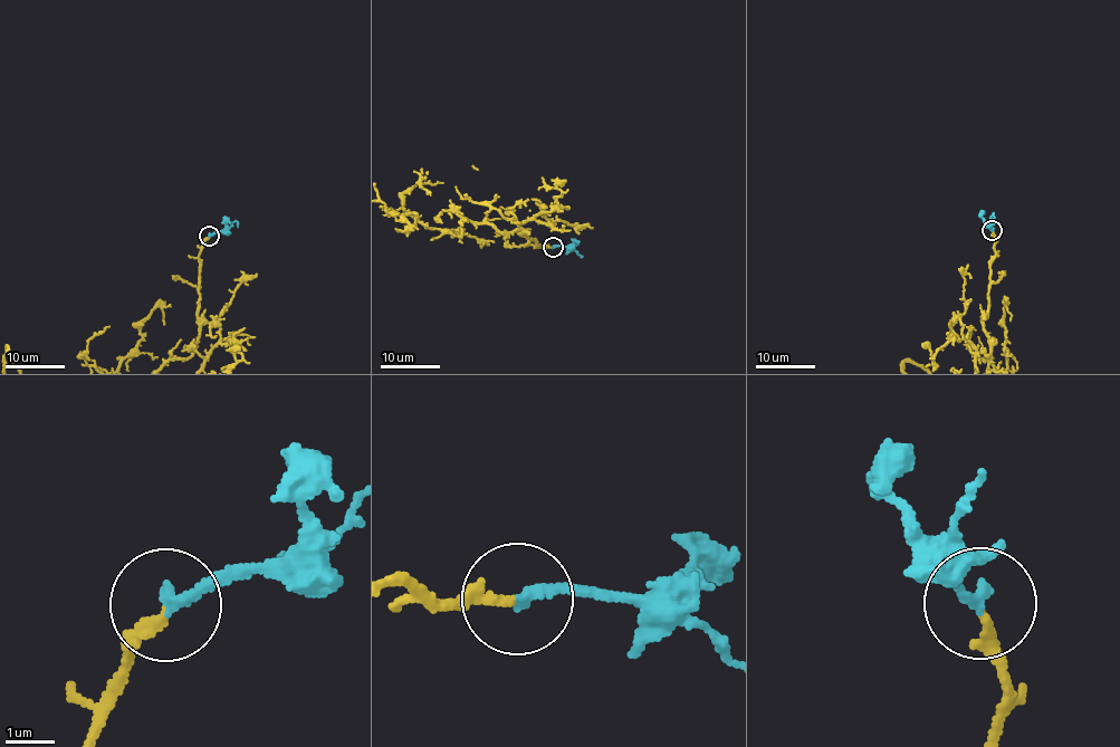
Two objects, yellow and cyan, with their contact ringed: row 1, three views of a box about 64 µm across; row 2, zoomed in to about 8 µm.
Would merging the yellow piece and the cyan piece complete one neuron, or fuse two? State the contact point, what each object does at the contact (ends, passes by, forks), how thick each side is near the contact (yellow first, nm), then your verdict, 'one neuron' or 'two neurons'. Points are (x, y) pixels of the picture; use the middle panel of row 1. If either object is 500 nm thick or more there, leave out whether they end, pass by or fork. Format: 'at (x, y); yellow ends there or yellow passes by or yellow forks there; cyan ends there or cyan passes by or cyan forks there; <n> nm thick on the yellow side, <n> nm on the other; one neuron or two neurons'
at (553, 247); yellow ends there; cyan ends there; 170 nm thick on the yellow side, 240 nm on the other; one neuron

